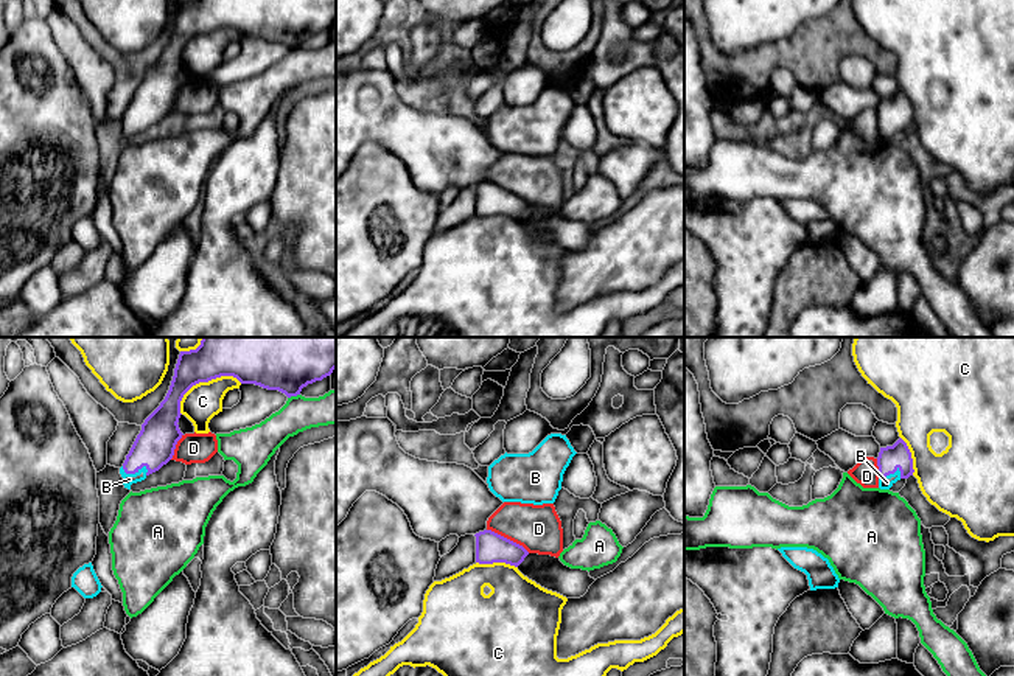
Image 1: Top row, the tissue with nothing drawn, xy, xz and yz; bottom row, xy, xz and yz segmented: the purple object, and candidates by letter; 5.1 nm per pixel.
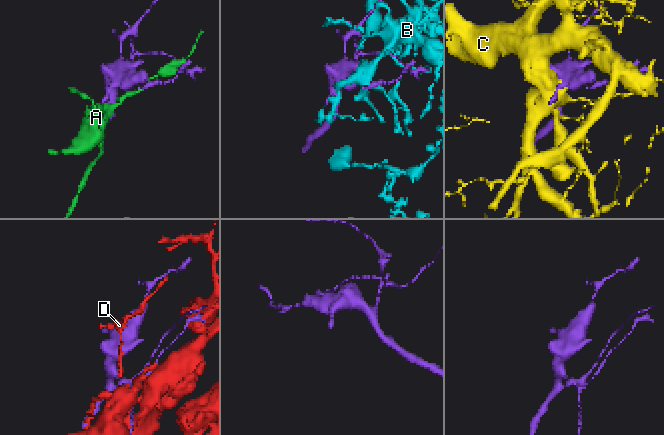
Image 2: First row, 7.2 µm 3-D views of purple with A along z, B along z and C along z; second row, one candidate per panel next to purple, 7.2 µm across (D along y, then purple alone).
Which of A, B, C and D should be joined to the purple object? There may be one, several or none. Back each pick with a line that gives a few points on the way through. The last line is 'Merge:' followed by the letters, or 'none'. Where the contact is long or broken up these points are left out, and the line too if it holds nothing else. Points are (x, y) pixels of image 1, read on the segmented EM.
Merge: none

